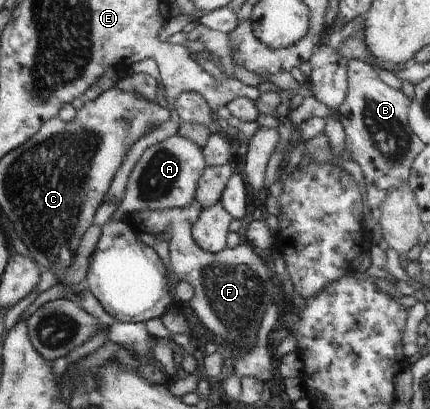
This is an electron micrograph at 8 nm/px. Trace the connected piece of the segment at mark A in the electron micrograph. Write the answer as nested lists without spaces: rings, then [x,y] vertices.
[[[179,133],[149,146],[133,167],[127,181],[125,196],[110,220],[124,221],[123,215],[133,211],[187,207],[195,197],[197,181],[208,164],[202,148]]]

